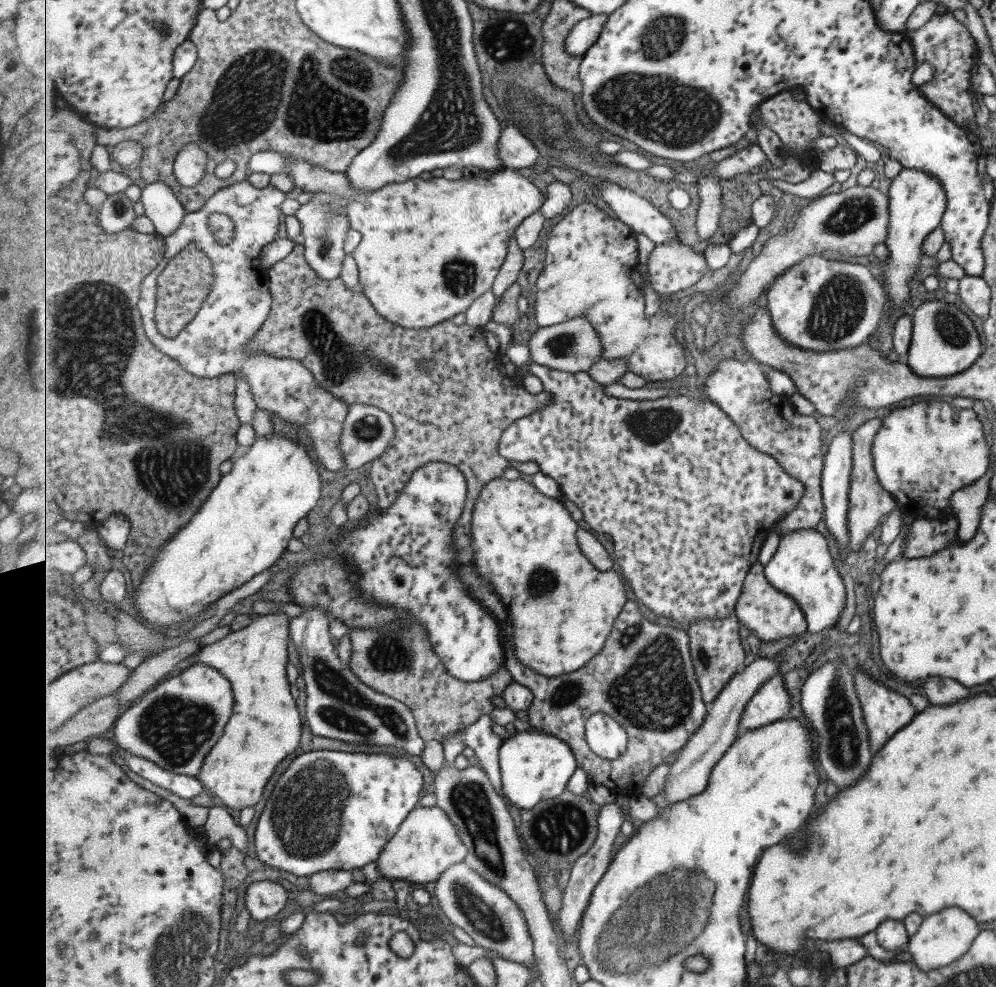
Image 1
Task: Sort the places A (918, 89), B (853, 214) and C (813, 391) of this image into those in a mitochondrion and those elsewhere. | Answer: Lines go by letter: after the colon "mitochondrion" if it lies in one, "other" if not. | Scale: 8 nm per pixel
A: other
B: mitochondrion
C: other

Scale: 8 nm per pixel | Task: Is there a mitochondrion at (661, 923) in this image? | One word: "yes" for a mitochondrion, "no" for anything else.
yes

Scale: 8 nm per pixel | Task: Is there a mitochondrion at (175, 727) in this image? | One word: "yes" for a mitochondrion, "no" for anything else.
yes

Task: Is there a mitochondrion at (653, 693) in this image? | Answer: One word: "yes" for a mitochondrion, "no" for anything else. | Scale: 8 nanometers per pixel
yes

